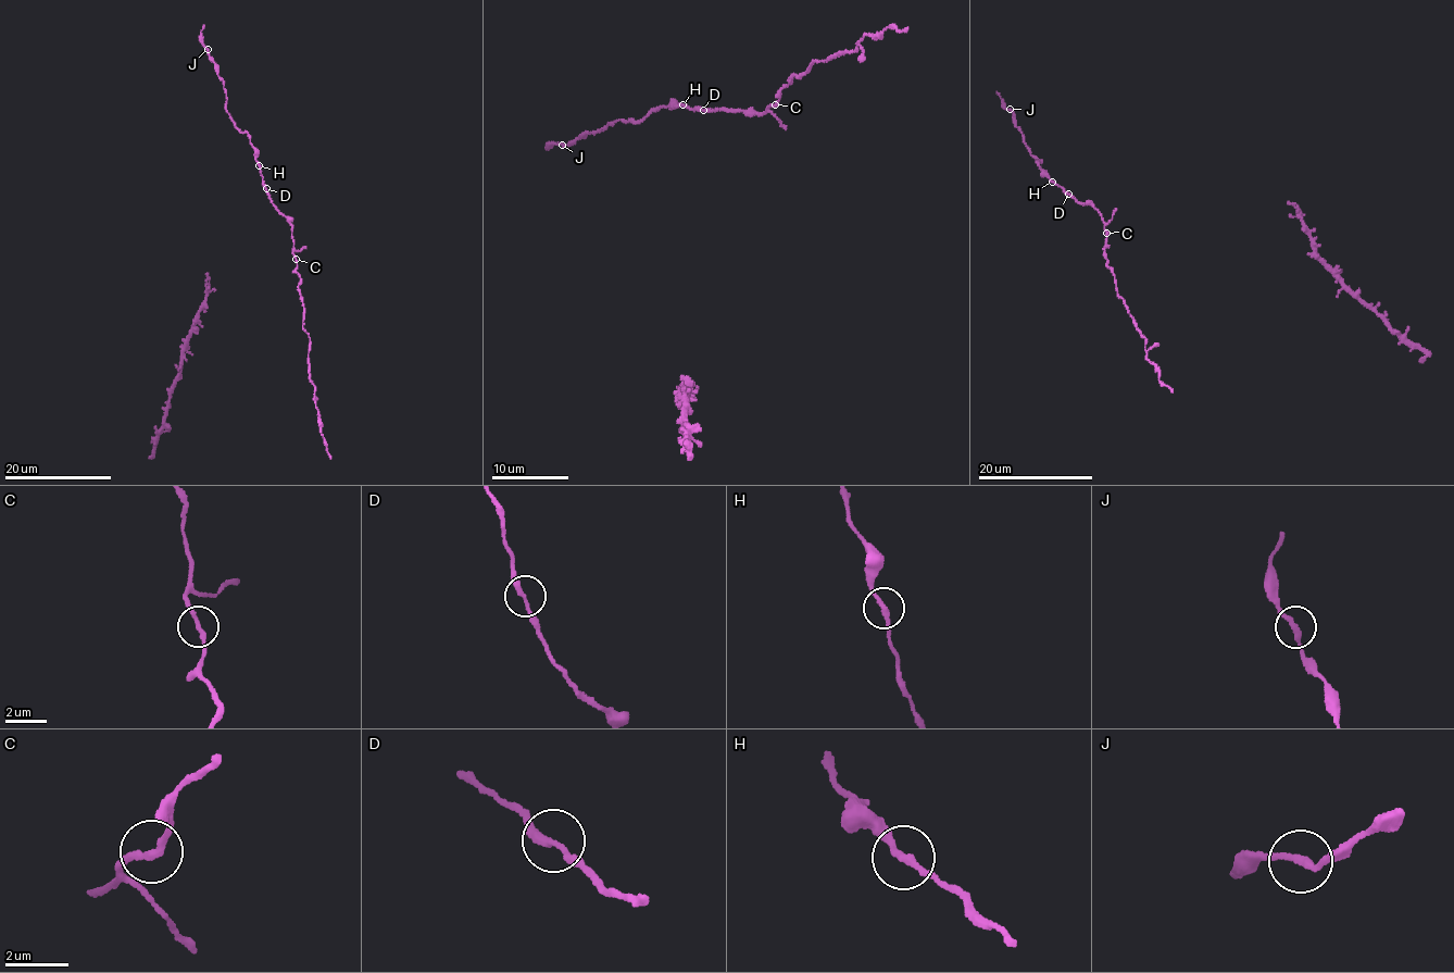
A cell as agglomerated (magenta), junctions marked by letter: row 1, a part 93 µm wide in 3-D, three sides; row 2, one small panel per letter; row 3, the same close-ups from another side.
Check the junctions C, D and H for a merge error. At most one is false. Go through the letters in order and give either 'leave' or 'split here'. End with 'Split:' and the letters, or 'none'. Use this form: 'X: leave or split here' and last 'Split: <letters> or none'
C: leave
D: leave
H: leave
Split: none

